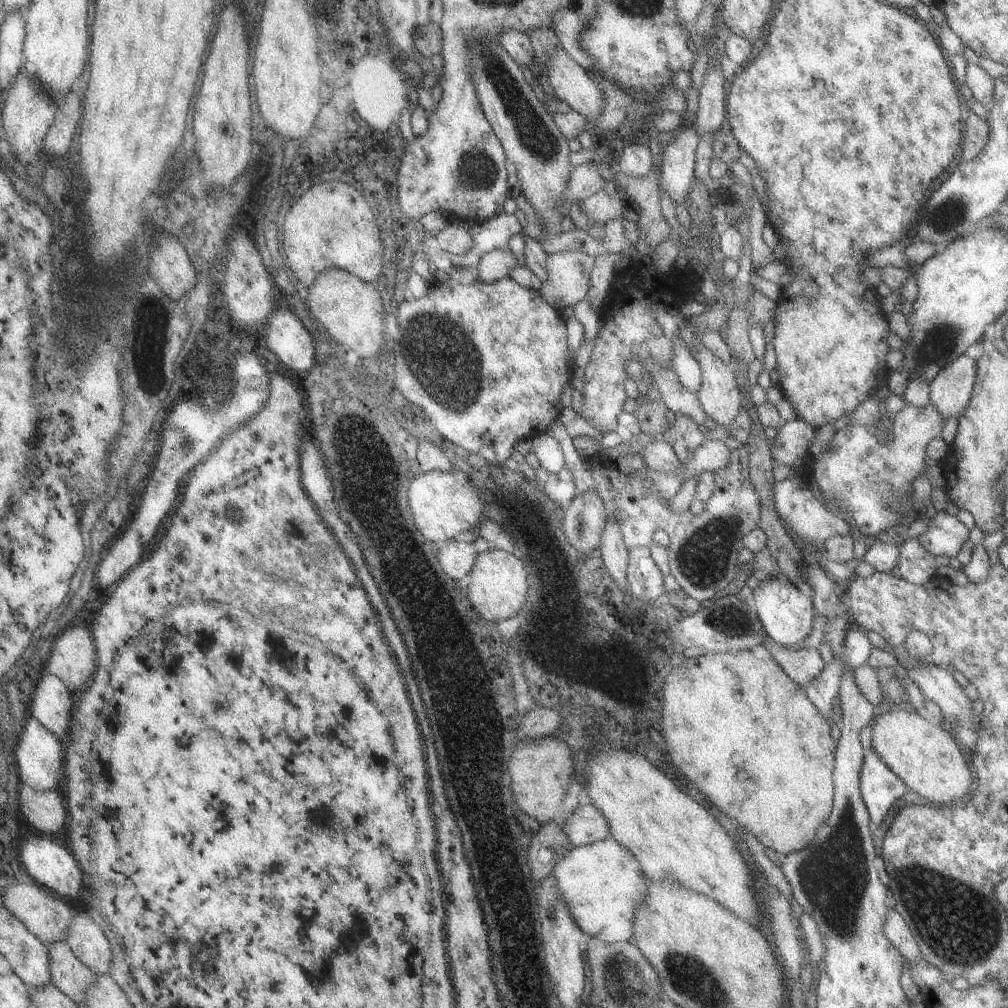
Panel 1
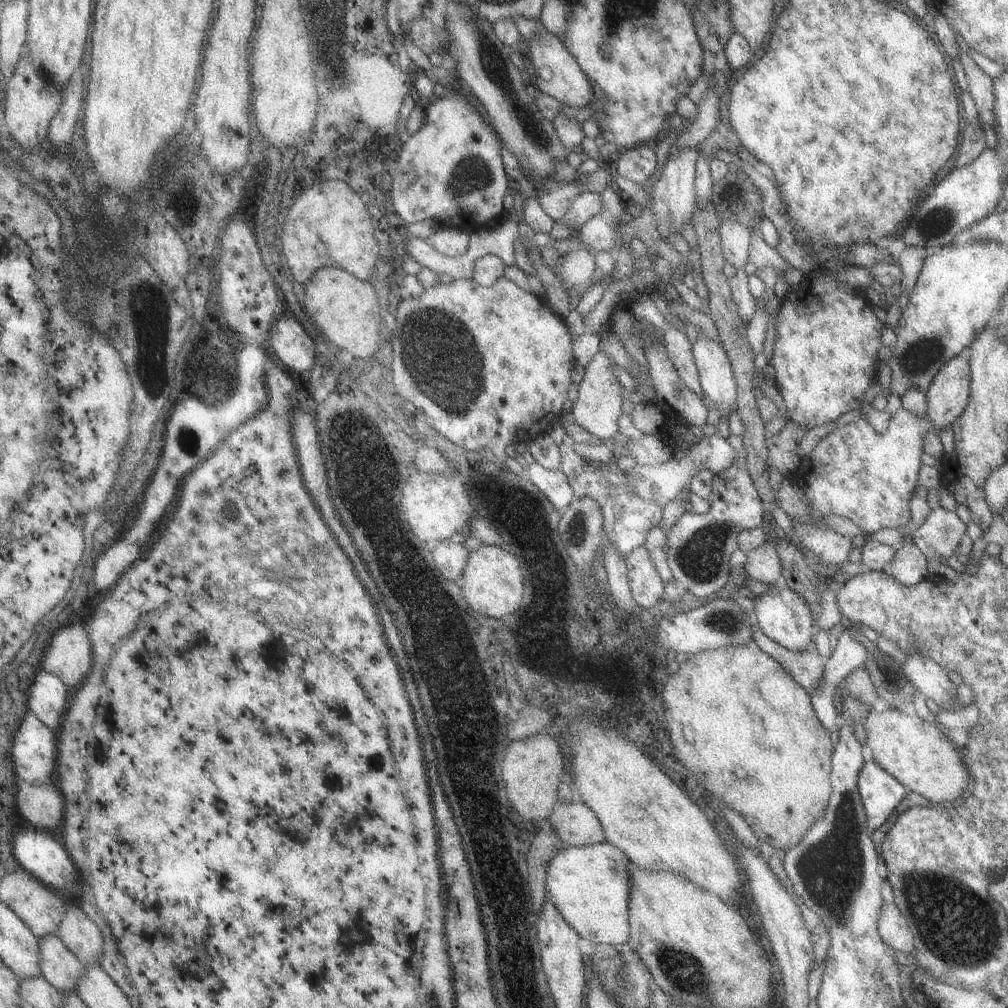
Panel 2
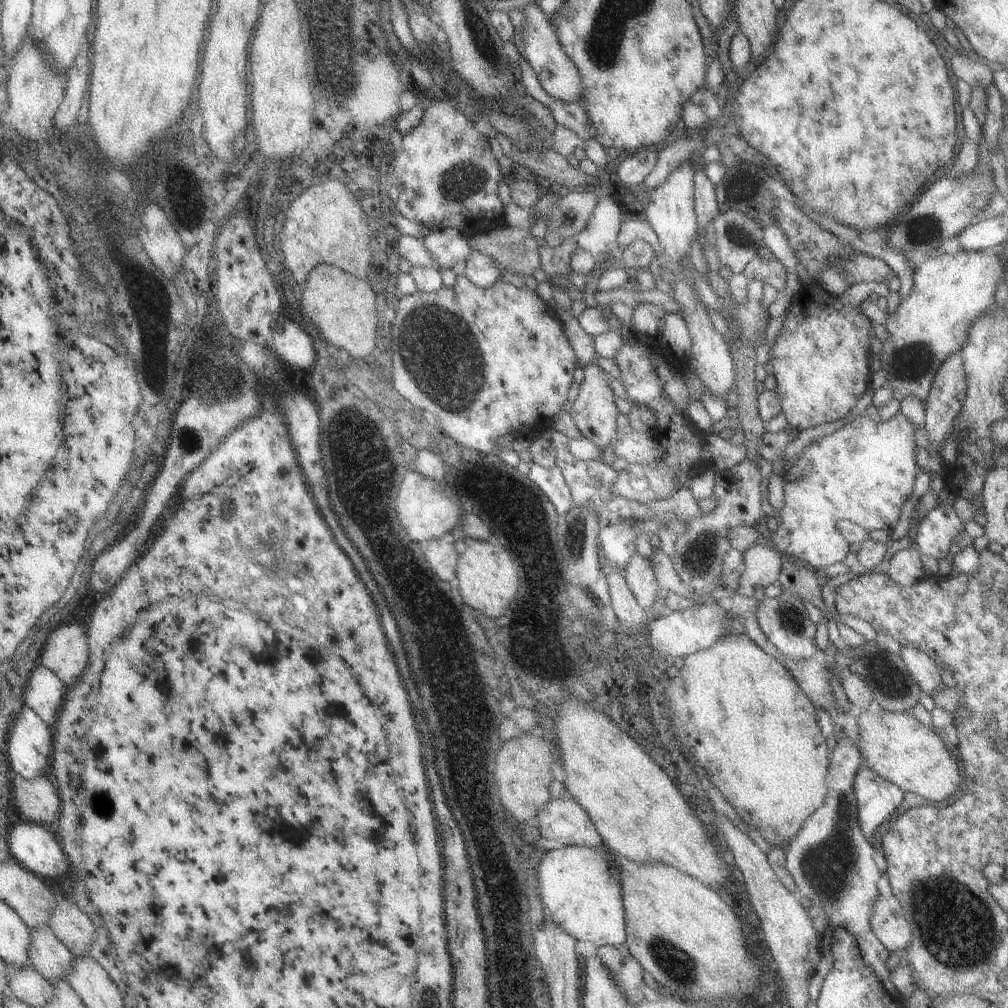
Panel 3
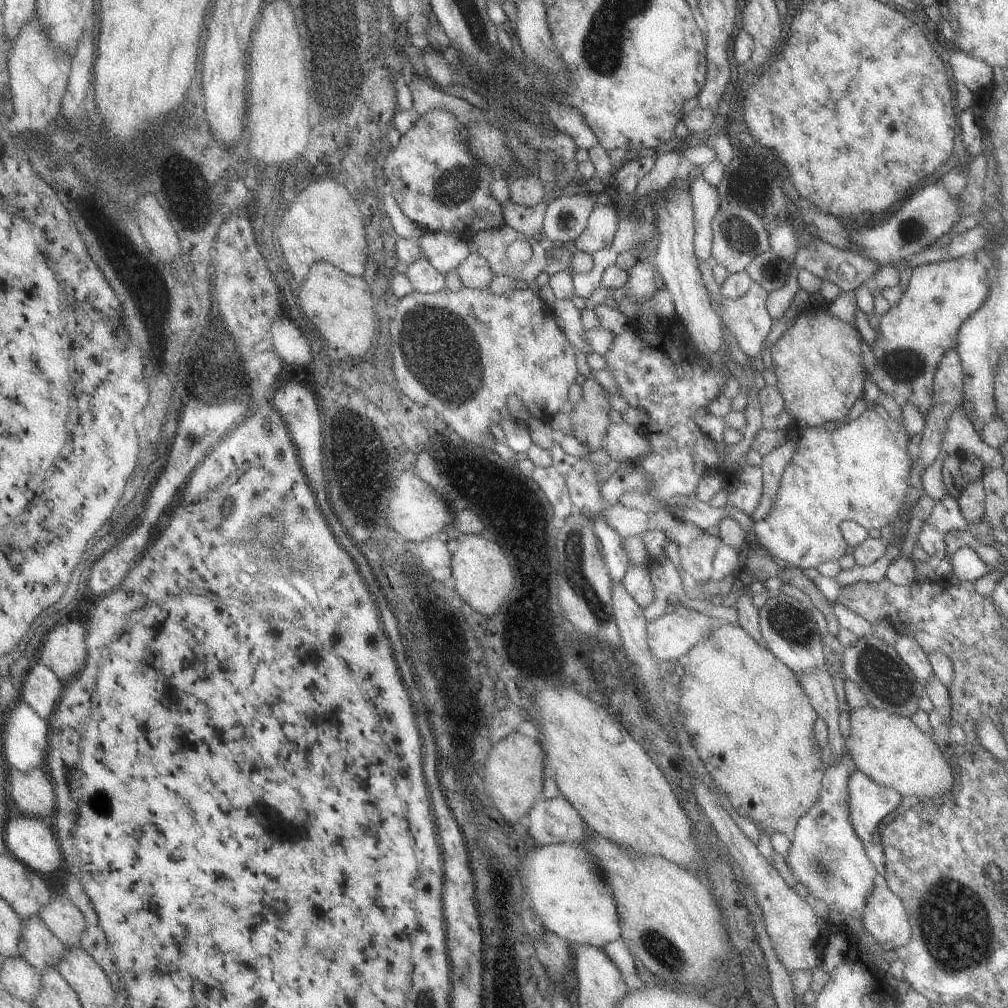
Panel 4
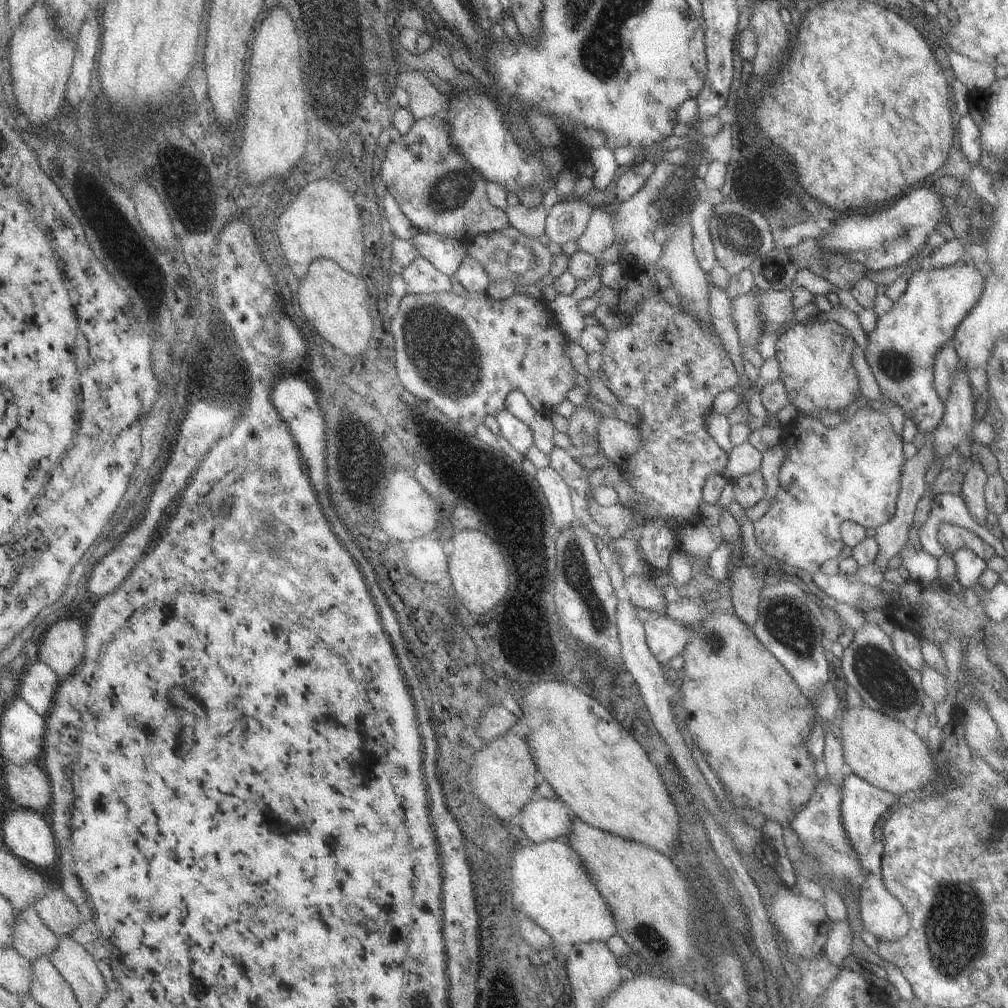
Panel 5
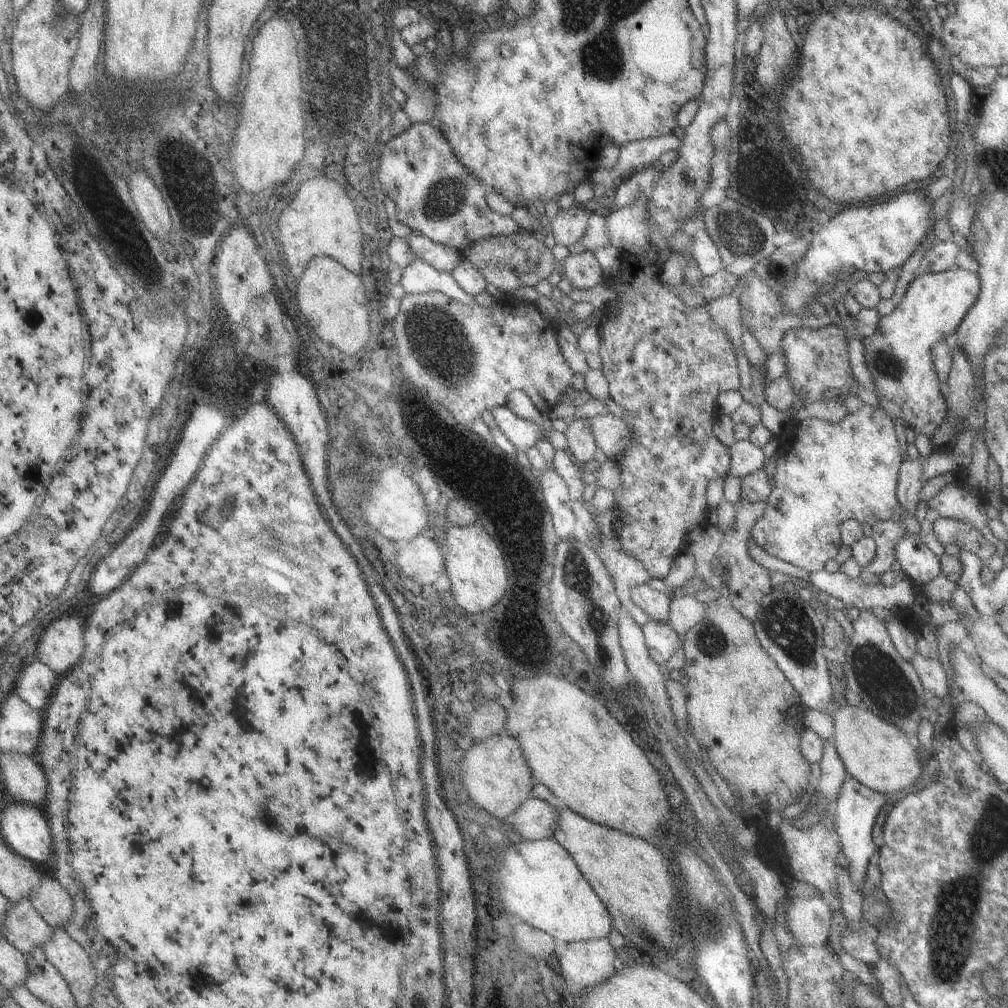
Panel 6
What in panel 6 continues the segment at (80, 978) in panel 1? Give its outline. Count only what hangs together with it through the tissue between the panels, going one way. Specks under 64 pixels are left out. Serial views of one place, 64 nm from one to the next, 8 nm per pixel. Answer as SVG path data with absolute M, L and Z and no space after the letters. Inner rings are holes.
M29 898L10 903L4 914L4 937L22 954L34 948L44 948L52 940L52 927L48 926Z

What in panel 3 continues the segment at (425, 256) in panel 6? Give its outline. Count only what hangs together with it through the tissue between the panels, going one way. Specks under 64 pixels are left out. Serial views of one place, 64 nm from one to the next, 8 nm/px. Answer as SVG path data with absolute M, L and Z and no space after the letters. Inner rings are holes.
M455 228L431 229L421 239L440 271L446 268L455 269L472 251L469 236Z

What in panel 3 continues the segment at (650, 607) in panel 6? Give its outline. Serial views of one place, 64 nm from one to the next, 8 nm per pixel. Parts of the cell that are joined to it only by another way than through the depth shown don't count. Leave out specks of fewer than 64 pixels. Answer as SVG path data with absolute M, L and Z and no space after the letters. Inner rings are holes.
M634 552L626 564L624 576L629 591L638 604L644 610L650 608L658 597L659 591L651 560Z

